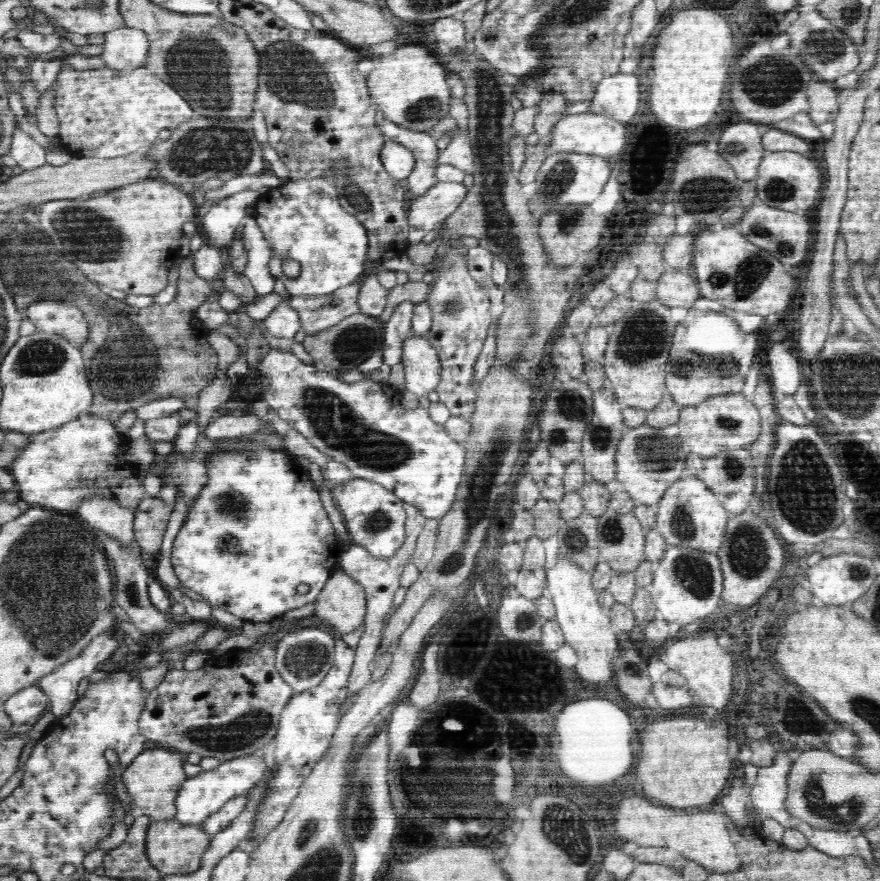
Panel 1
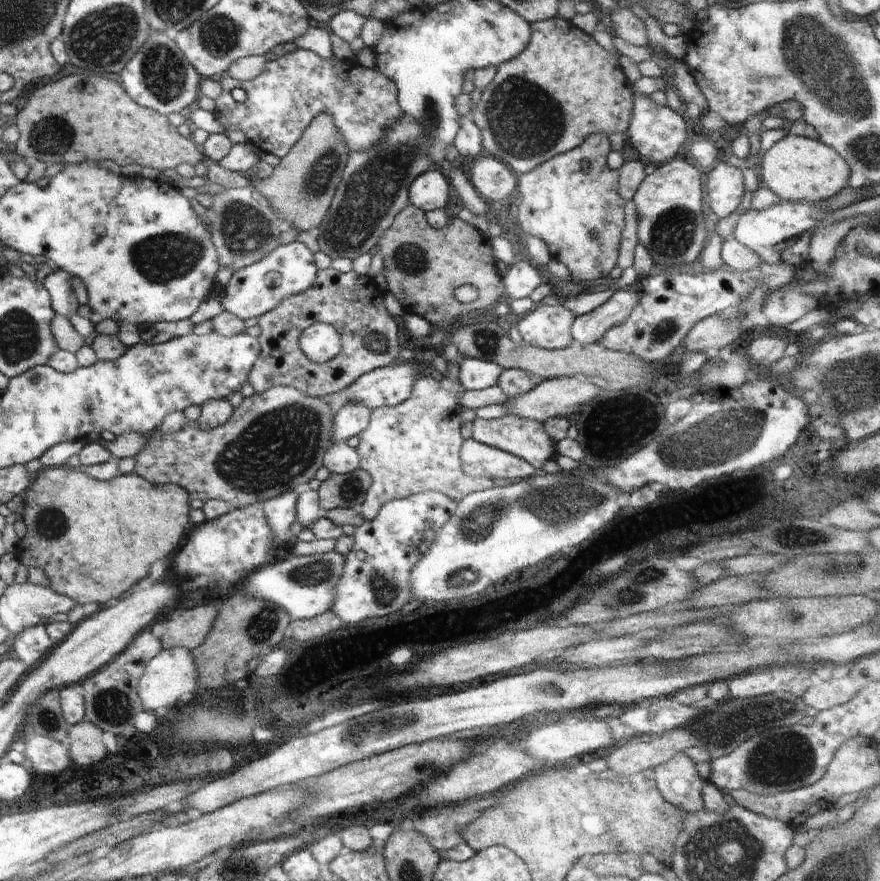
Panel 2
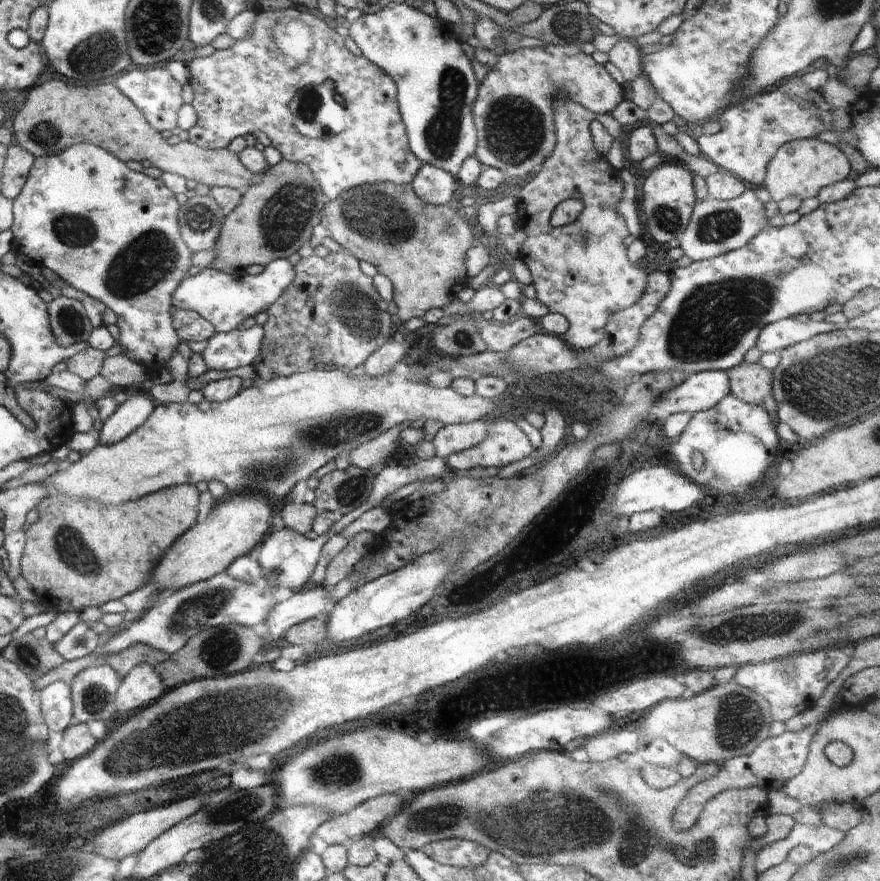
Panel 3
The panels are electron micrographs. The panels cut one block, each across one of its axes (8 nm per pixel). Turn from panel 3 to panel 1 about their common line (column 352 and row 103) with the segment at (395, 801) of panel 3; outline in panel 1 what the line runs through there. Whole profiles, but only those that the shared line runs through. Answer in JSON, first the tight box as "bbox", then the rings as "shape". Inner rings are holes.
{"bbox":[806,81,838,124],"shape":[[[812,81],[806,90],[810,102],[810,118],[814,124],[824,124],[836,118],[838,112],[838,81]]]}

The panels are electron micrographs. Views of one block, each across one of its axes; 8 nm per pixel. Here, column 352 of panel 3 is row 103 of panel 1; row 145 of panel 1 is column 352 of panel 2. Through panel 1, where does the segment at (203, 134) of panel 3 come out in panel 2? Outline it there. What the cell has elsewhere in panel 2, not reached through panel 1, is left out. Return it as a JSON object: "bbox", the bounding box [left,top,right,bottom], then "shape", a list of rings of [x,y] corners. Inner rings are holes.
{"bbox":[212,49,403,158],"shape":[[[306,49],[292,50],[278,60],[266,62],[262,74],[254,80],[238,82],[226,75],[220,78],[219,83],[222,86],[222,94],[215,99],[216,107],[212,113],[222,124],[224,131],[241,130],[248,138],[247,142],[254,145],[258,151],[269,152],[278,158],[284,158],[292,150],[292,146],[298,142],[304,130],[310,126],[310,122],[320,114],[328,112],[332,116],[338,132],[344,136],[349,152],[366,152],[368,148],[376,146],[378,140],[386,136],[386,130],[392,124],[396,124],[403,114],[398,106],[394,82],[388,80],[380,70],[362,68],[357,61],[342,60],[334,55],[322,58],[319,54]],[[234,88],[244,90],[246,100],[235,101],[230,93]]]}

